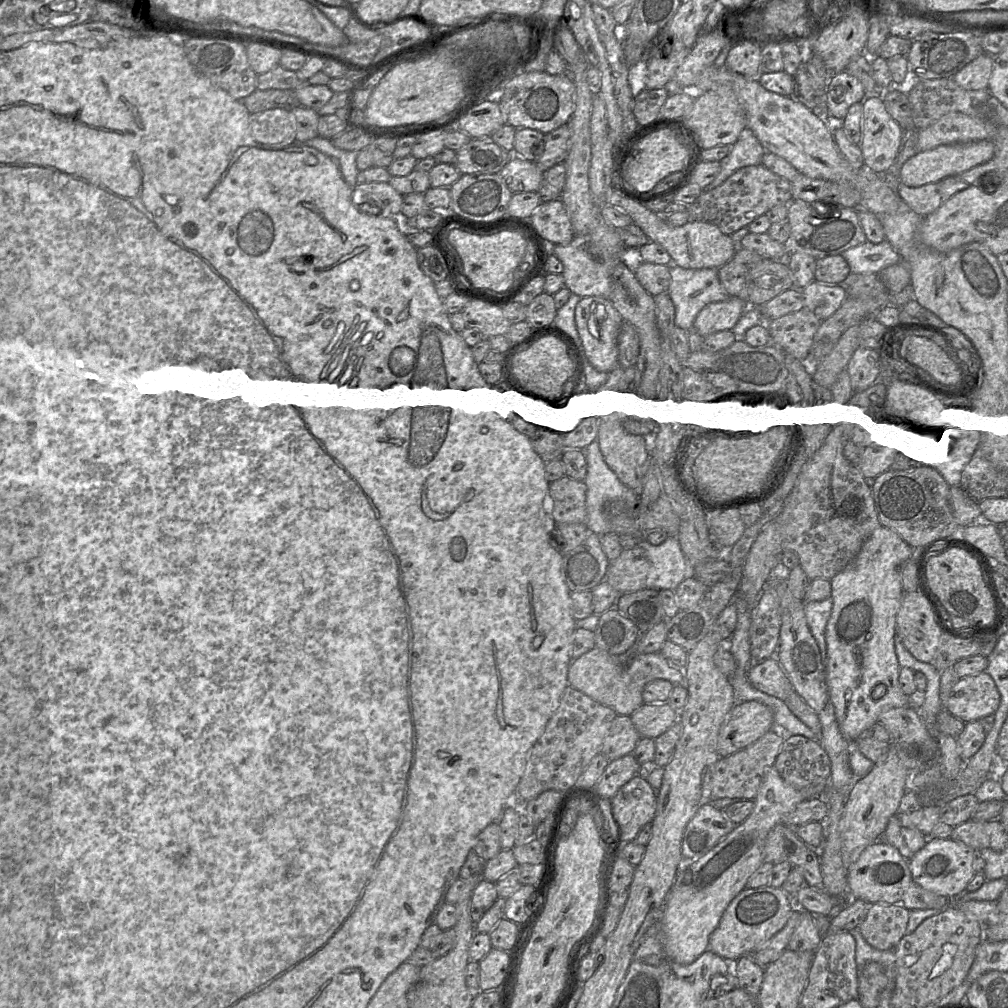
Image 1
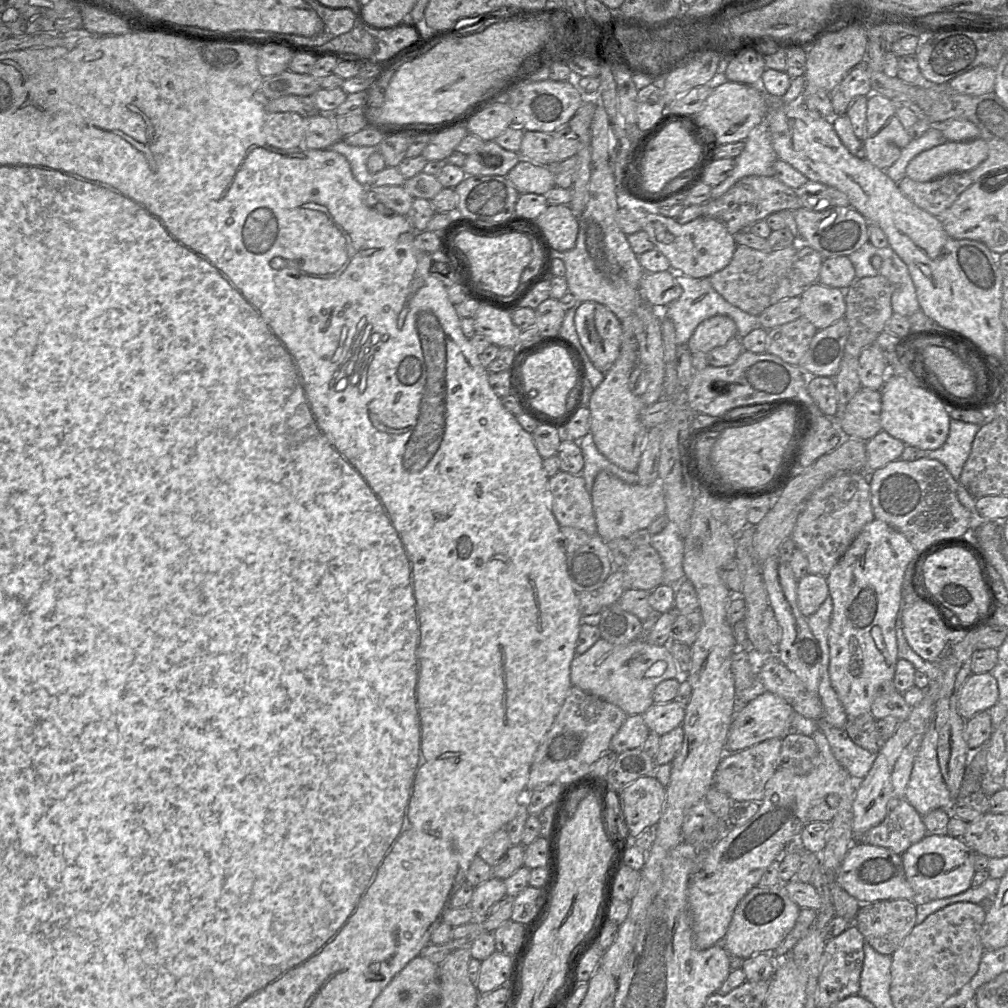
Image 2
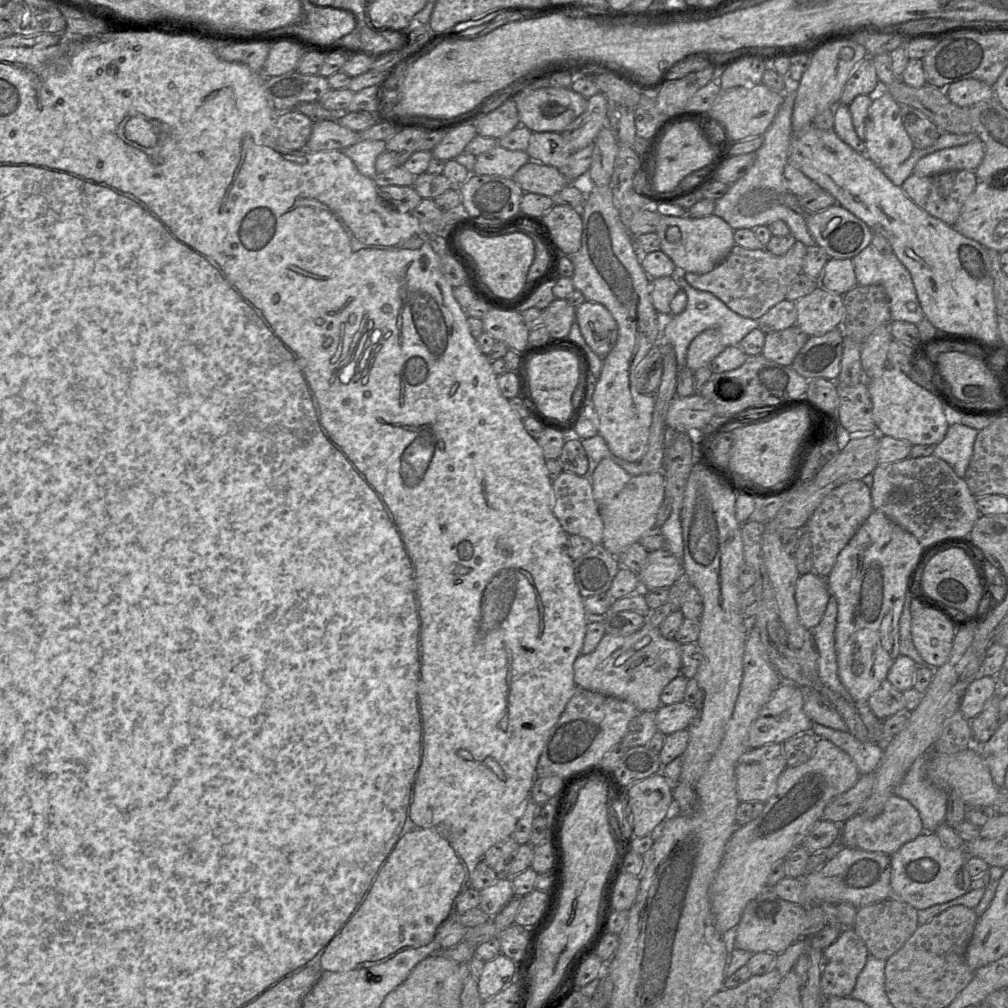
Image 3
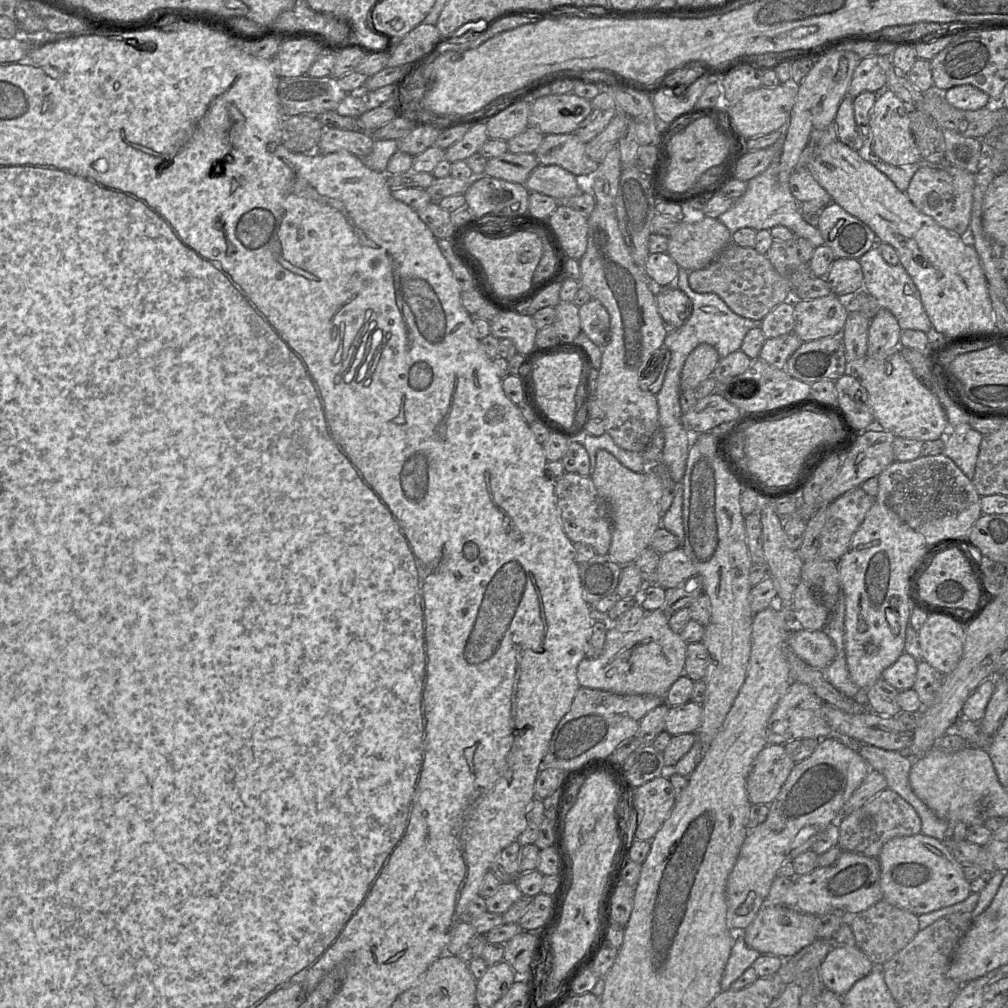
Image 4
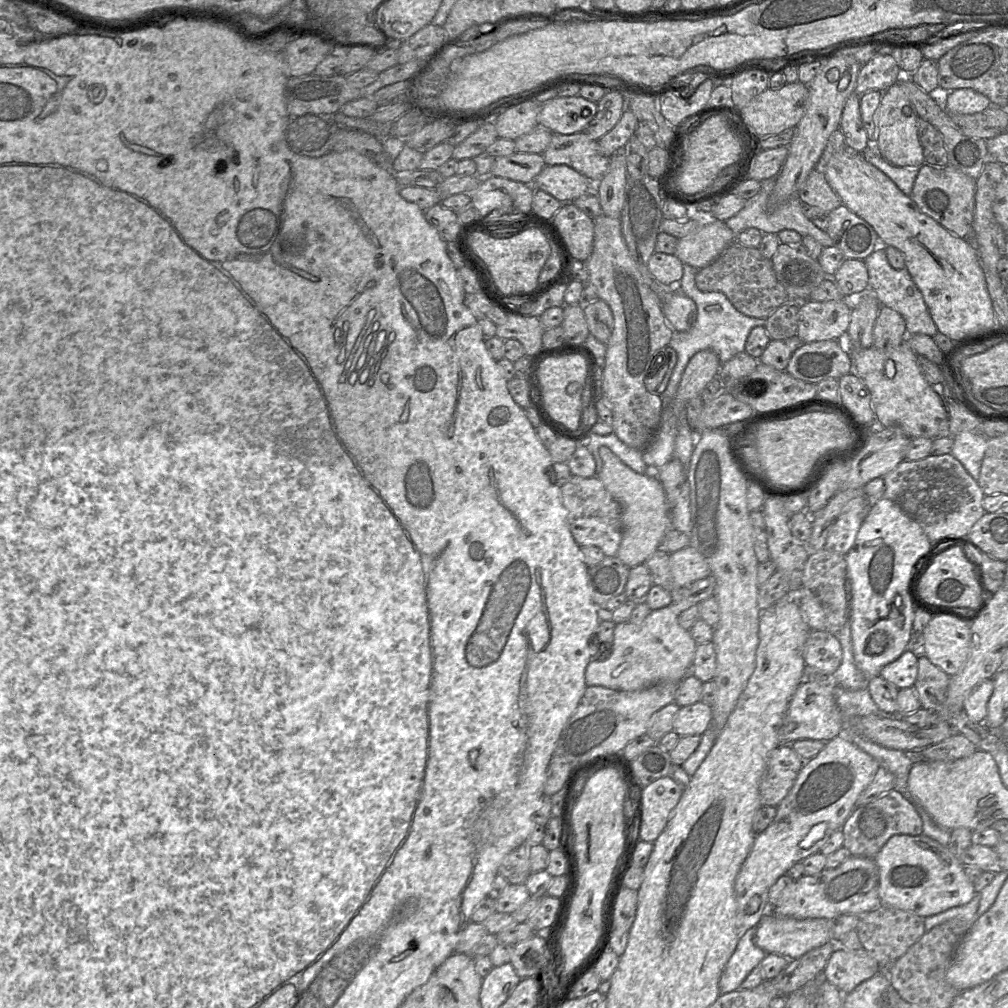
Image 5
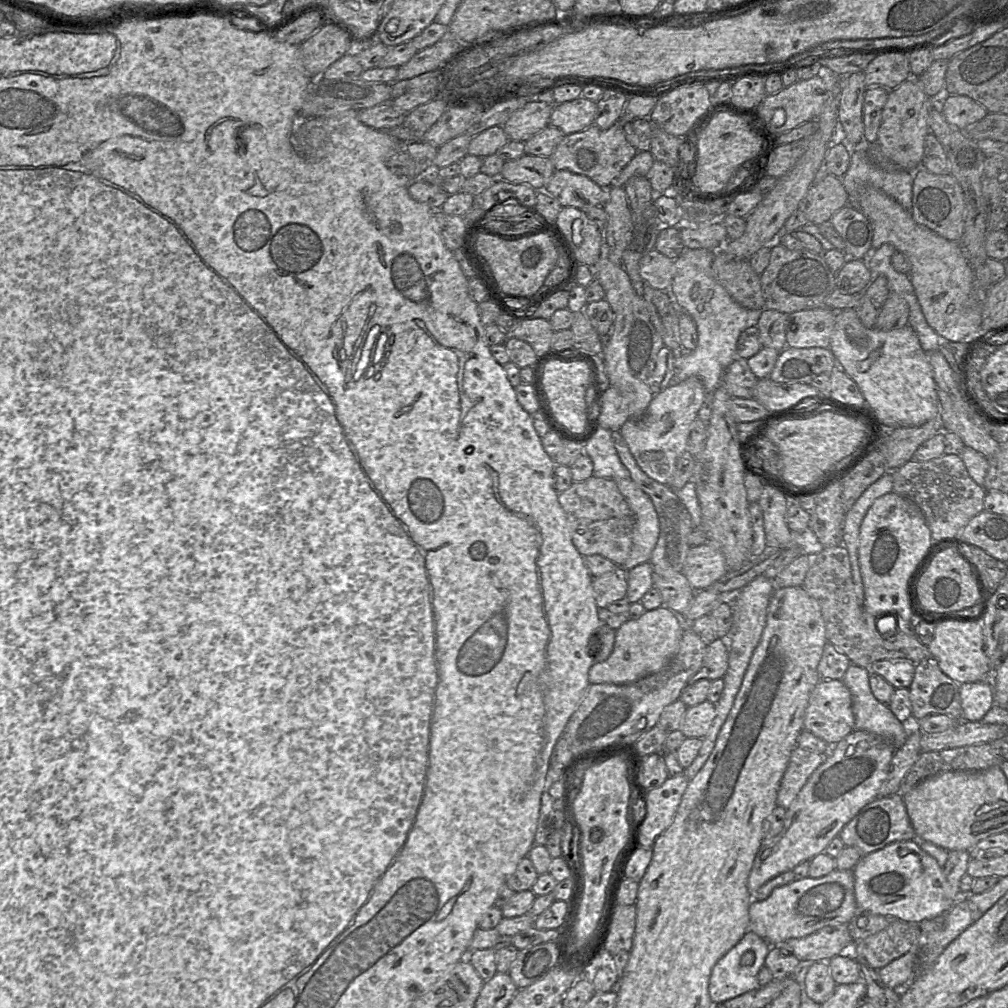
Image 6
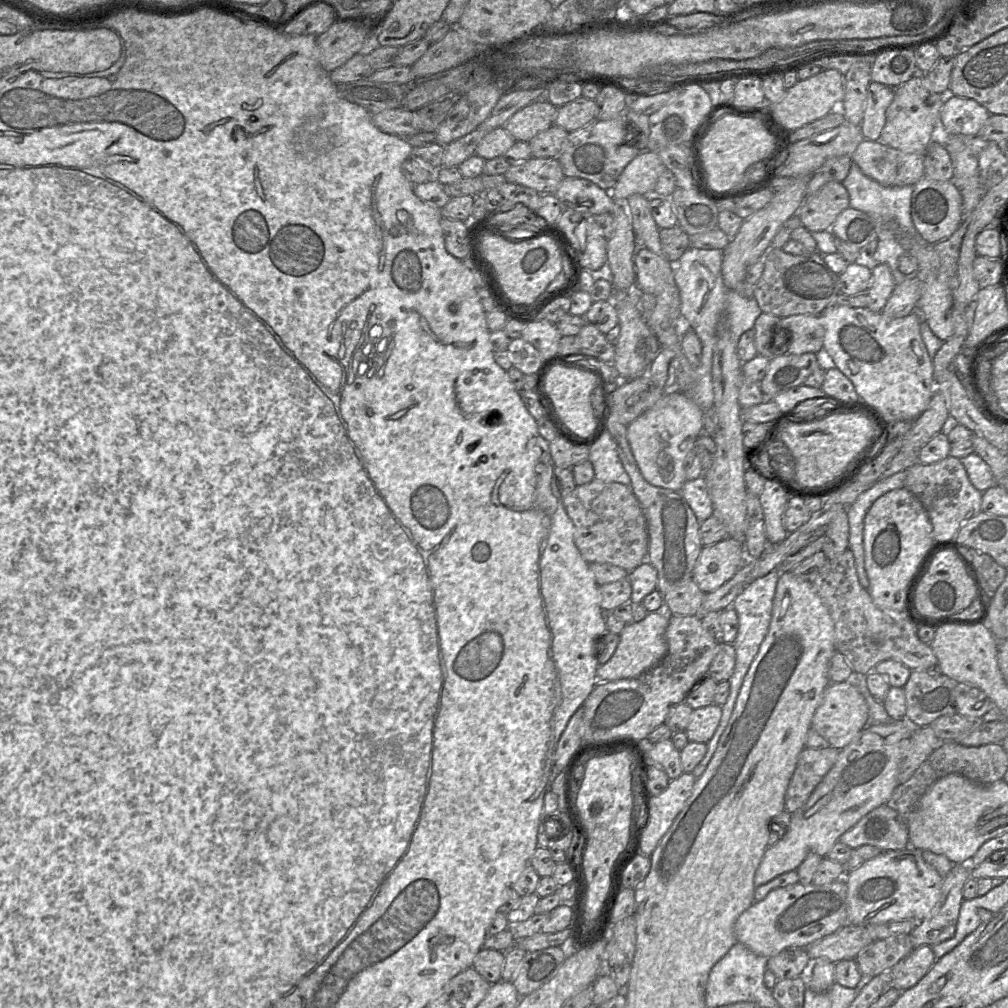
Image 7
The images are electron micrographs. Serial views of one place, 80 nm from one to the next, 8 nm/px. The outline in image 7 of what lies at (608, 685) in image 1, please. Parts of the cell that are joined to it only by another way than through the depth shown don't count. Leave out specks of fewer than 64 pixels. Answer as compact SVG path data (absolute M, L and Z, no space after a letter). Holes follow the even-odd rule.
M665 610L651 612L640 622L626 624L619 634L619 644L610 660L597 668L597 683L636 678L658 665L668 651L665 631L669 614Z

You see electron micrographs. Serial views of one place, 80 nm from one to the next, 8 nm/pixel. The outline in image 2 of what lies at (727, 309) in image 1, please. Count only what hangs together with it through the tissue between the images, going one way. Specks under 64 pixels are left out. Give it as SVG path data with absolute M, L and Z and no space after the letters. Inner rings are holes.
M716 315L697 326L687 345L691 353L708 353L713 348L726 344L736 334L737 327L733 319Z

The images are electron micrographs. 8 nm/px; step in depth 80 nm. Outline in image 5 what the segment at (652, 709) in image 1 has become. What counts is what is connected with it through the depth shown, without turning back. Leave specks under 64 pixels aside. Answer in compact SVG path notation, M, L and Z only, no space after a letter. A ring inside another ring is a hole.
M701 701L680 707L673 719L673 731L679 737L701 736L710 725L712 708Z

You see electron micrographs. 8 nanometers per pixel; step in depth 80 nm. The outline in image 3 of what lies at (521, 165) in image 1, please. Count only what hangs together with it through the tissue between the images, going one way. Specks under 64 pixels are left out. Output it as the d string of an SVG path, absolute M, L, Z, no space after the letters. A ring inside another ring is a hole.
M531 160L512 178L524 192L552 197L569 185L568 179L556 167Z

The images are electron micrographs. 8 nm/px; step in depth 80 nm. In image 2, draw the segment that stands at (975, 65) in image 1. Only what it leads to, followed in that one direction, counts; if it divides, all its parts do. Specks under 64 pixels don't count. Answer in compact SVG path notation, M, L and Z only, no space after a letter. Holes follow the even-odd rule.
M986 66L975 67L948 82L958 94L980 96L993 92L995 69Z

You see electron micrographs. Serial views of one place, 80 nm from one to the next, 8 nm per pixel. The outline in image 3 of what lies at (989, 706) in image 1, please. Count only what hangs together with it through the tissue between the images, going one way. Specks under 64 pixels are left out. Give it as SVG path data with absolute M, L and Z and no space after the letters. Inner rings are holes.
M993 676L974 680L966 689L960 703L960 711L967 720L974 719L982 712L985 704L995 696L996 681Z

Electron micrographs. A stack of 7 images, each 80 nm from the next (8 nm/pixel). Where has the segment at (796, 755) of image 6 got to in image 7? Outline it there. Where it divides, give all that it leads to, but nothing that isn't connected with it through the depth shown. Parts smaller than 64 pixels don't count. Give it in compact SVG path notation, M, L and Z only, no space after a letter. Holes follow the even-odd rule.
M805 747L800 752L785 793L785 811L792 814L806 803L813 790L835 764L839 752L839 749L833 747Z

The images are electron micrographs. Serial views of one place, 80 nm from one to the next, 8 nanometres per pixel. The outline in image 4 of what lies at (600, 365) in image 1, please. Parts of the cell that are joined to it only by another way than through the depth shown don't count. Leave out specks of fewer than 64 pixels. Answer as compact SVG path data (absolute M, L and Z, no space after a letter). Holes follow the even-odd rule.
M596 299L579 307L581 330L600 348L610 340L610 316L606 308Z

